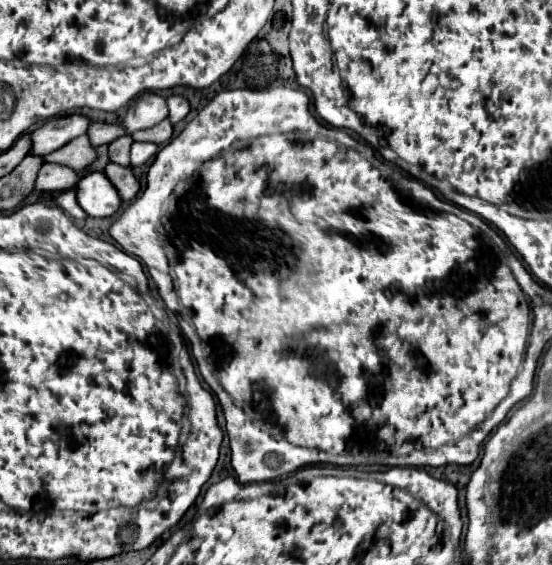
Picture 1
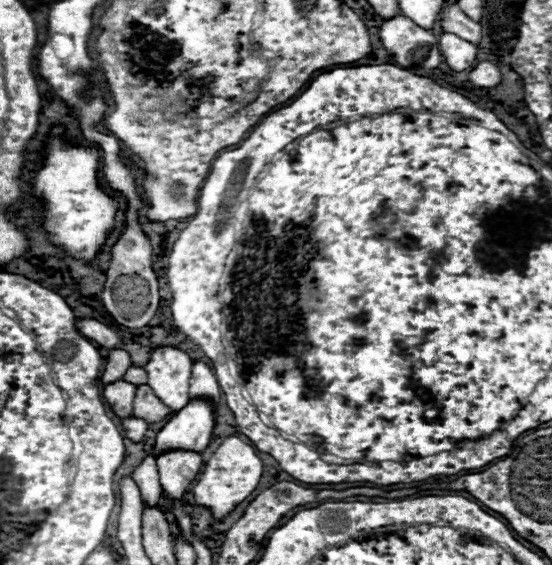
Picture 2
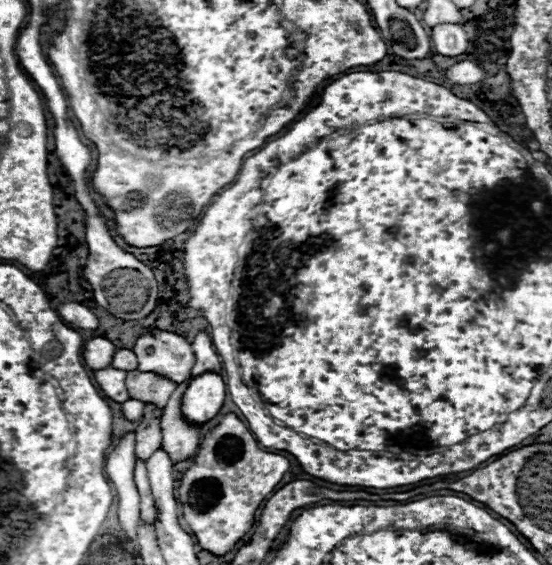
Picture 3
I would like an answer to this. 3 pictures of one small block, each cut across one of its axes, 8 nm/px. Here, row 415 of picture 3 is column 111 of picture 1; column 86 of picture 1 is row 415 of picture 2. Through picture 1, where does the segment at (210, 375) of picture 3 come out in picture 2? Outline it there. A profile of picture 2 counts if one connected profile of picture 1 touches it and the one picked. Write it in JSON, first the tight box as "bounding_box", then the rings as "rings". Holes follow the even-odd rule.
{"bounding_box":[154,398,214,456],"rings":[[[192,398],[156,434],[154,454],[158,456],[164,450],[178,448],[202,452],[210,442],[212,428],[214,428],[212,404],[204,398]]]}

